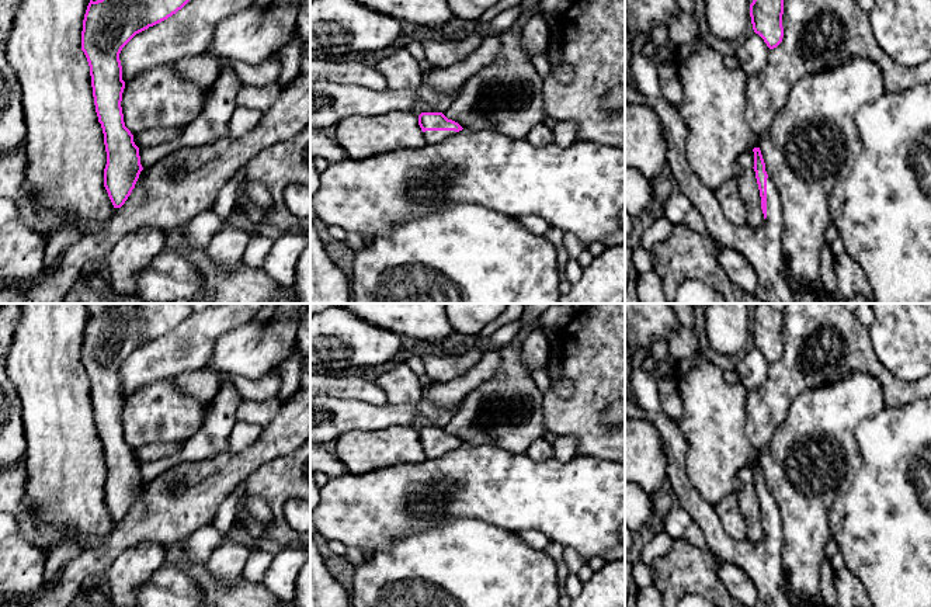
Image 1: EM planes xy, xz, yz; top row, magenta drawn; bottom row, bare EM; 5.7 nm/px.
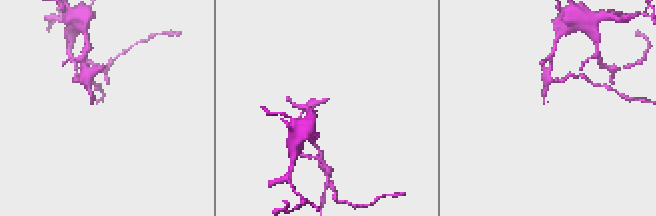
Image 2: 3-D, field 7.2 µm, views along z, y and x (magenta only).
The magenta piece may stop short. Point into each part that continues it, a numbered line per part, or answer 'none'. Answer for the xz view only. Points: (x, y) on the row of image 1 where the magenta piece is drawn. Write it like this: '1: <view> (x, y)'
1: xz (431, 136)

